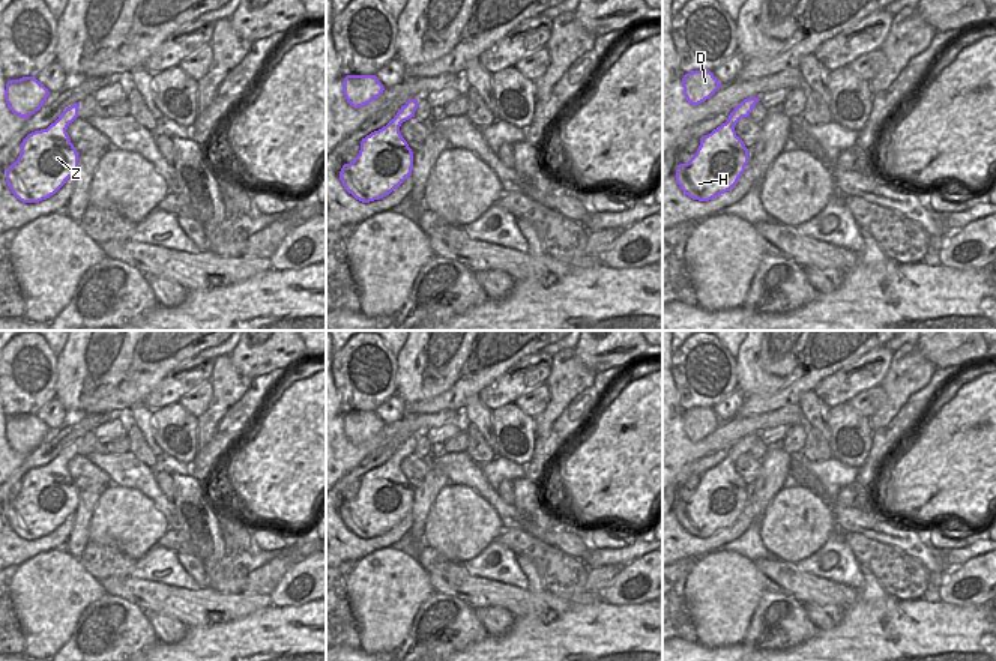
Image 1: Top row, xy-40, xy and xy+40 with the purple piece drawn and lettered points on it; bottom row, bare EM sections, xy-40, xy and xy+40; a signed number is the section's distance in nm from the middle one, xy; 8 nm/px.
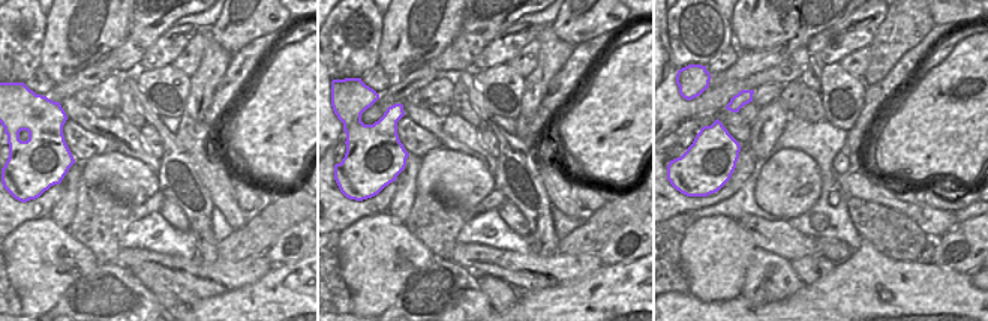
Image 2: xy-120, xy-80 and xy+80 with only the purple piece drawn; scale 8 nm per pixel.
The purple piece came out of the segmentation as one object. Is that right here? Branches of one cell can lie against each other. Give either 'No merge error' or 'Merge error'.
No merge error

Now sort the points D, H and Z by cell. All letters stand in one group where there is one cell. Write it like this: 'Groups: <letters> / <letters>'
Groups: D H Z

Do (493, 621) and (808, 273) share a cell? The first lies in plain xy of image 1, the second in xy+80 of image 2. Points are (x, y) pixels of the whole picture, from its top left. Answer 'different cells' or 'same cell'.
same cell

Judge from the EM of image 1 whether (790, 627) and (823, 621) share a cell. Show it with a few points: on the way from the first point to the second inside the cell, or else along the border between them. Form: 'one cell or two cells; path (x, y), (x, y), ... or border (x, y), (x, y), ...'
two cells; border (802, 604), (808, 619), (817, 630)

